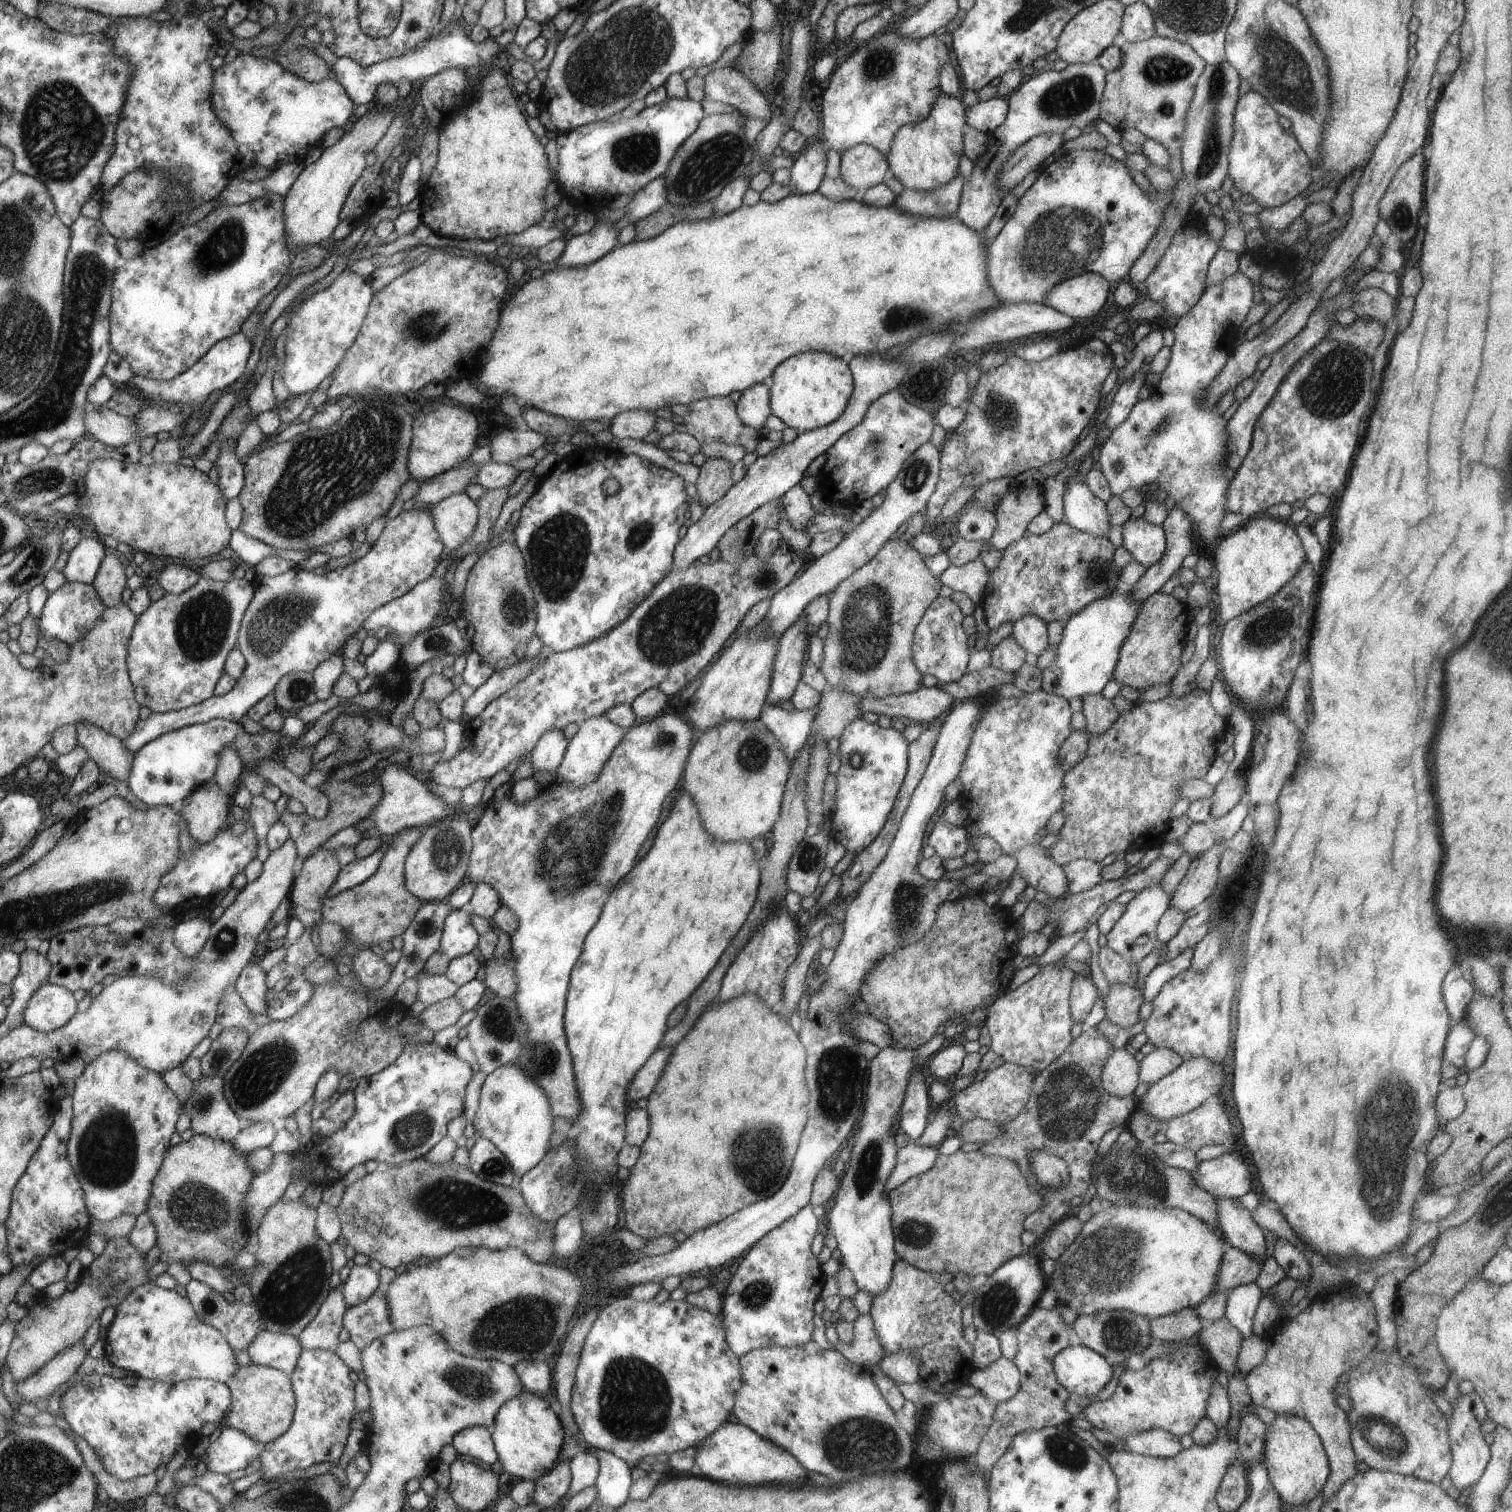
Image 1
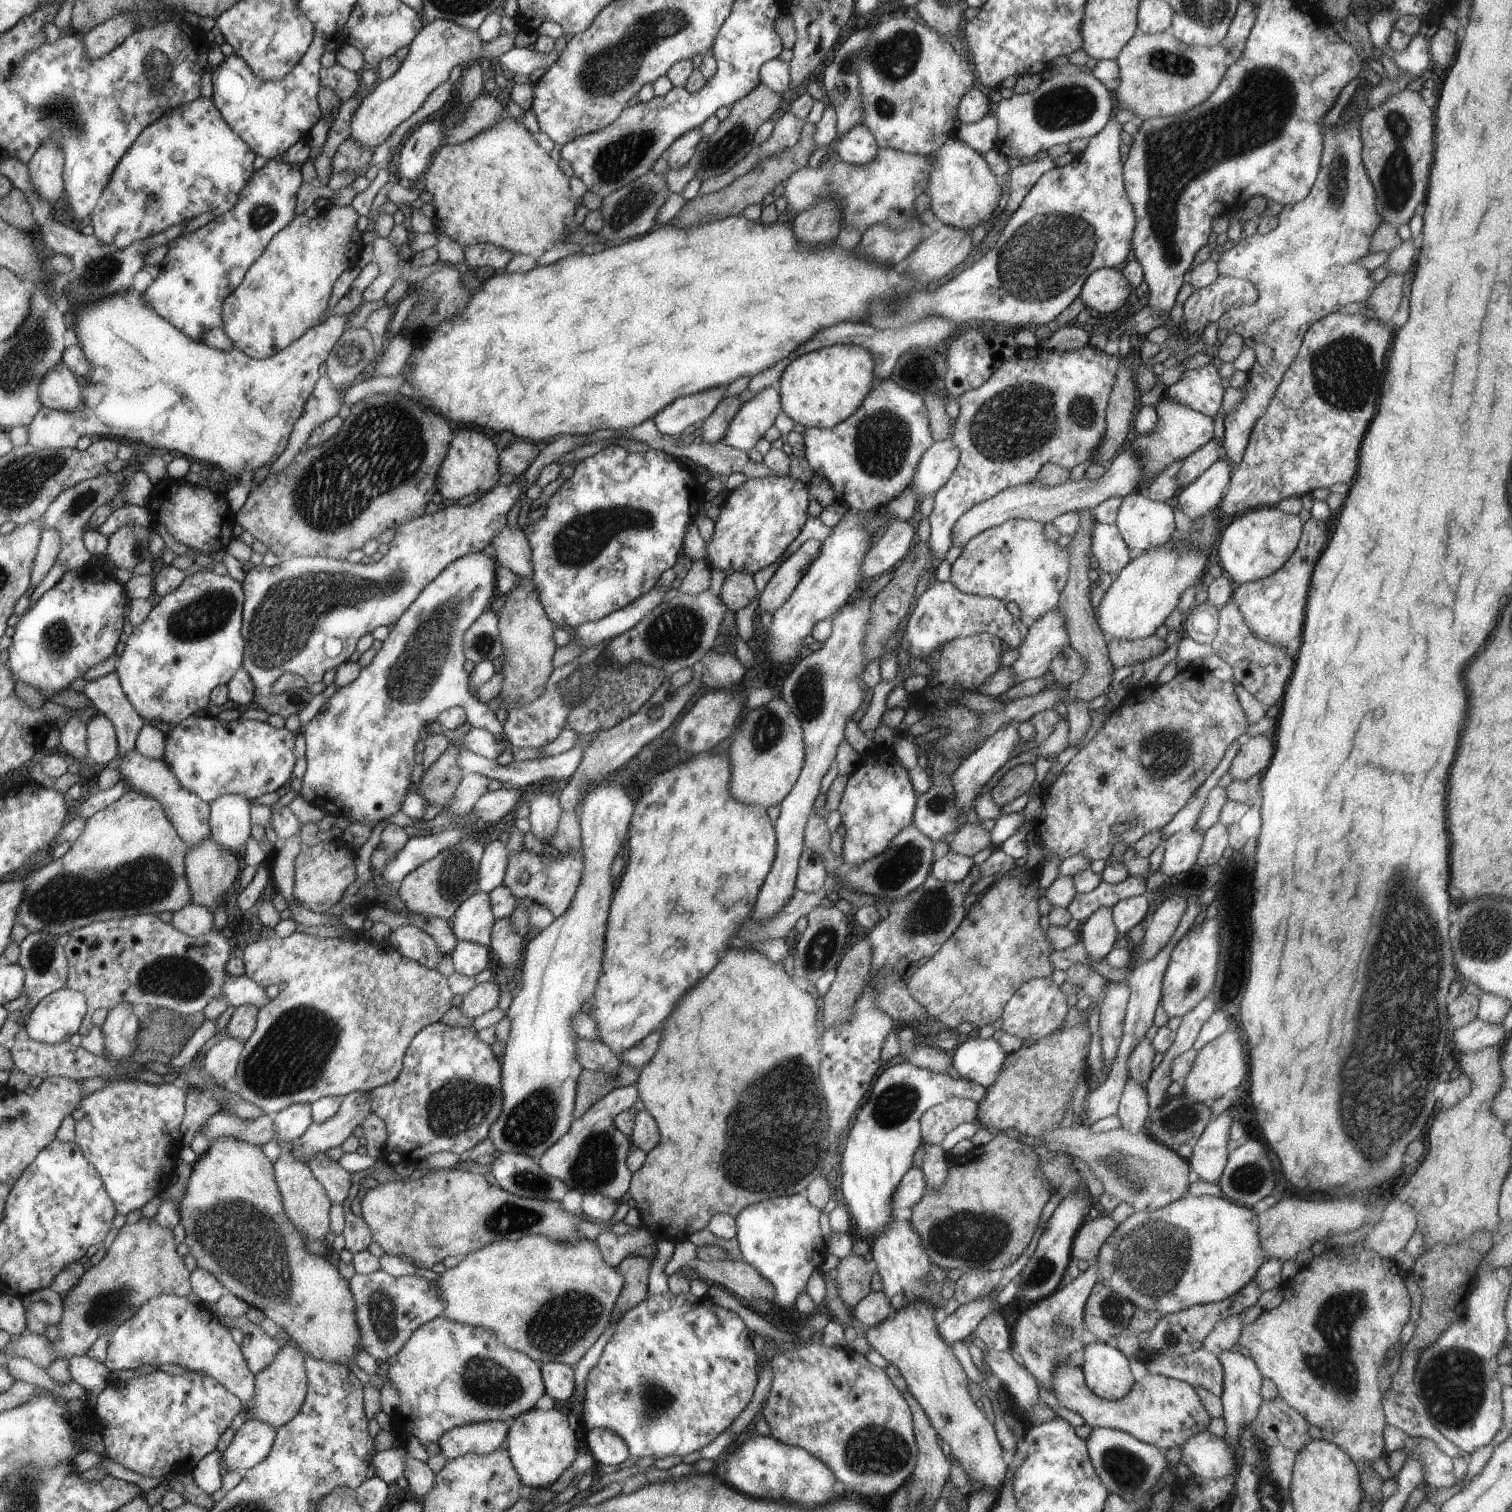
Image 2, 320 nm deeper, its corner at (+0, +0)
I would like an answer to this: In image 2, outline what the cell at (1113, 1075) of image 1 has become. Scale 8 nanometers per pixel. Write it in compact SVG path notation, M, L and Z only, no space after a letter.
M1128 1081L1119 1102L1117 1112L1123 1129L1131 1133L1140 1133L1148 1114L1147 1091L1133 1081Z

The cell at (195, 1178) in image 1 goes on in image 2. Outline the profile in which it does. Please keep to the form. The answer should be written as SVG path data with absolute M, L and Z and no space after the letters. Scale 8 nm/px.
M221 1136L212 1141L206 1154L203 1154L192 1166L191 1177L188 1183L188 1189L185 1198L180 1201L181 1224L187 1233L185 1242L189 1246L189 1252L195 1258L197 1266L213 1274L234 1296L242 1299L250 1307L256 1307L264 1313L266 1319L274 1321L286 1331L292 1340L298 1344L298 1347L307 1356L323 1360L327 1363L340 1363L344 1365L353 1364L356 1353L363 1346L363 1336L360 1334L358 1311L356 1310L355 1295L350 1292L348 1282L340 1274L339 1267L331 1264L325 1255L315 1255L306 1250L307 1236L291 1221L283 1206L283 1197L280 1194L278 1183L275 1181L274 1164L264 1155L264 1152L258 1145L238 1140L234 1137Z

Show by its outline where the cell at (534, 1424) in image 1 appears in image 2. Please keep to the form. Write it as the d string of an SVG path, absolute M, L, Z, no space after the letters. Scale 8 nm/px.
M534 1408L509 1422L506 1450L510 1452L511 1461L519 1477L530 1490L548 1489L568 1467L574 1464L578 1440L574 1430L570 1432L568 1416L564 1412L556 1409L542 1412Z

